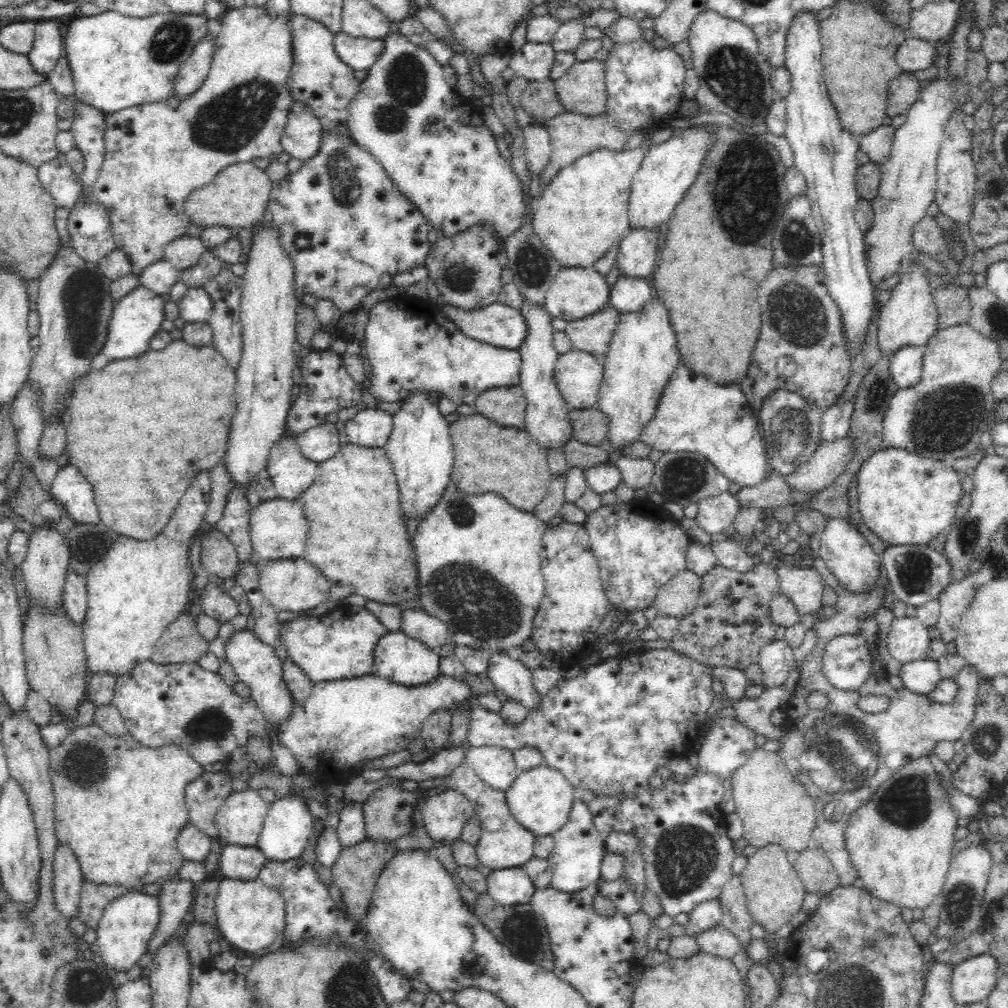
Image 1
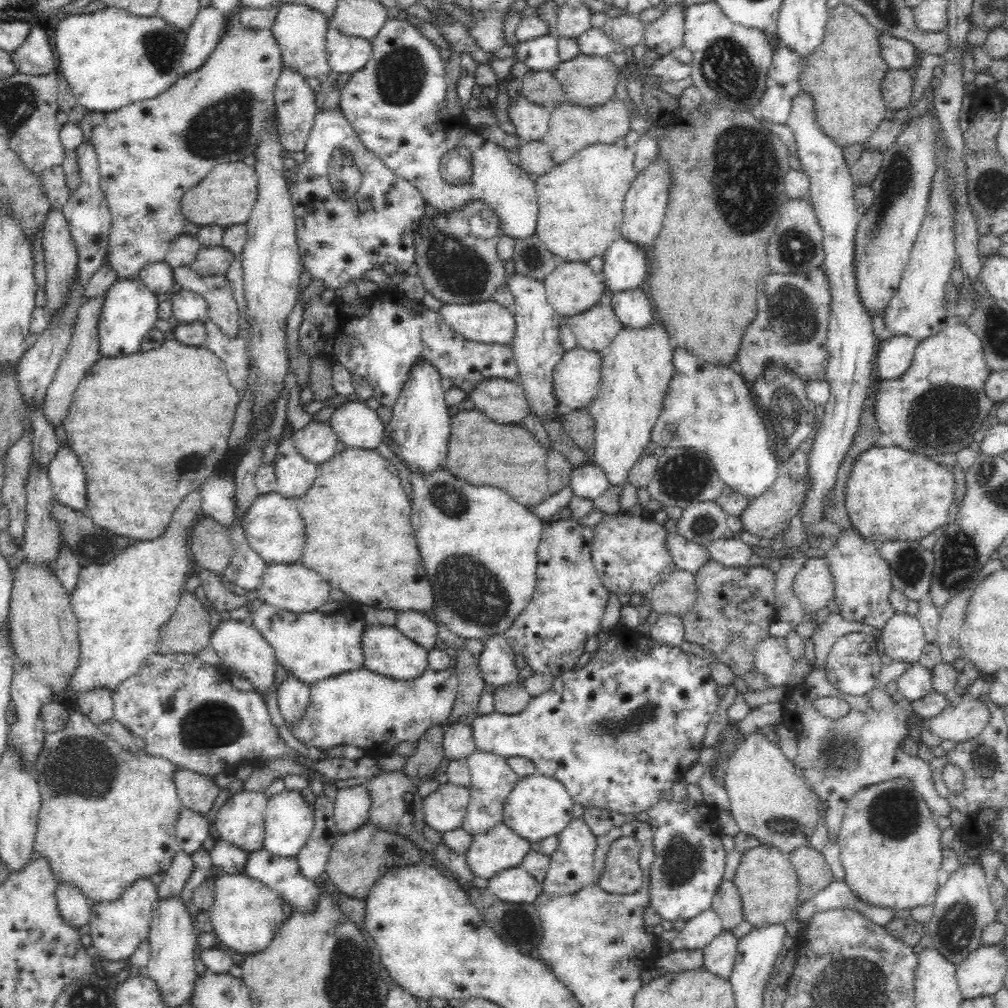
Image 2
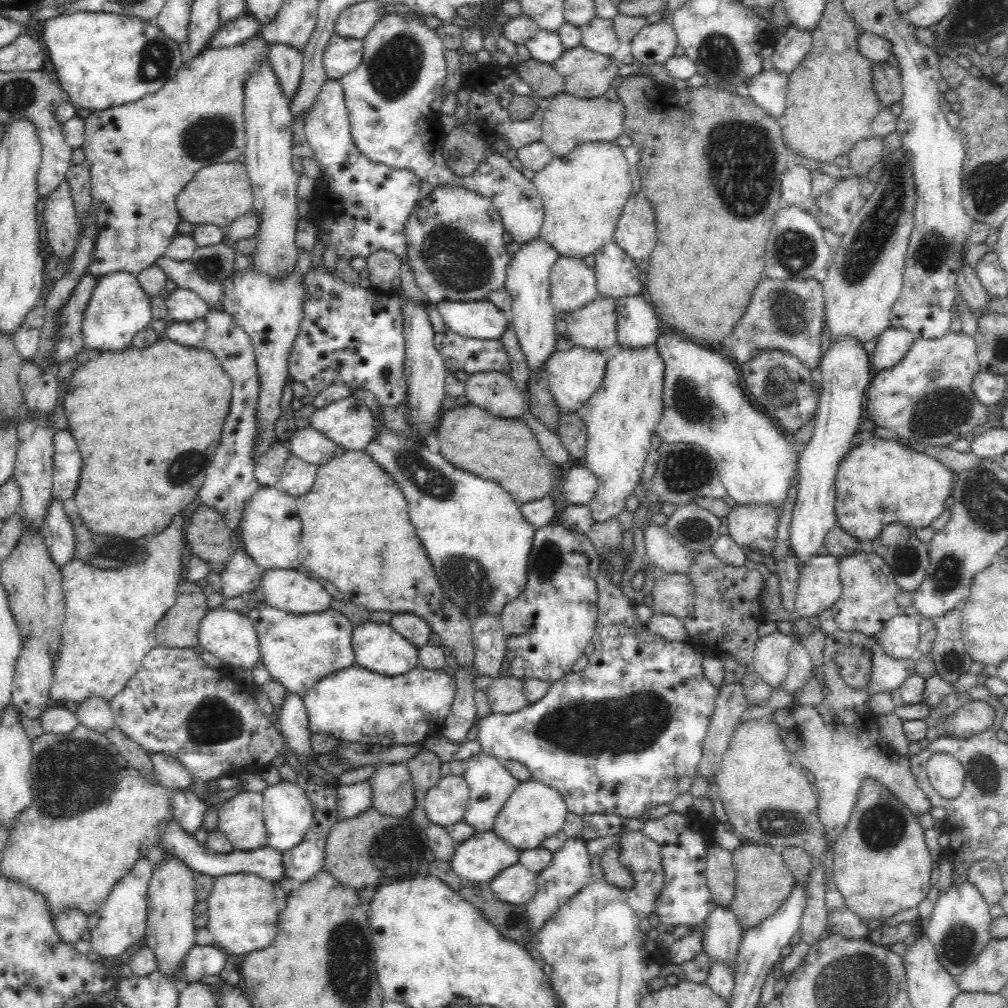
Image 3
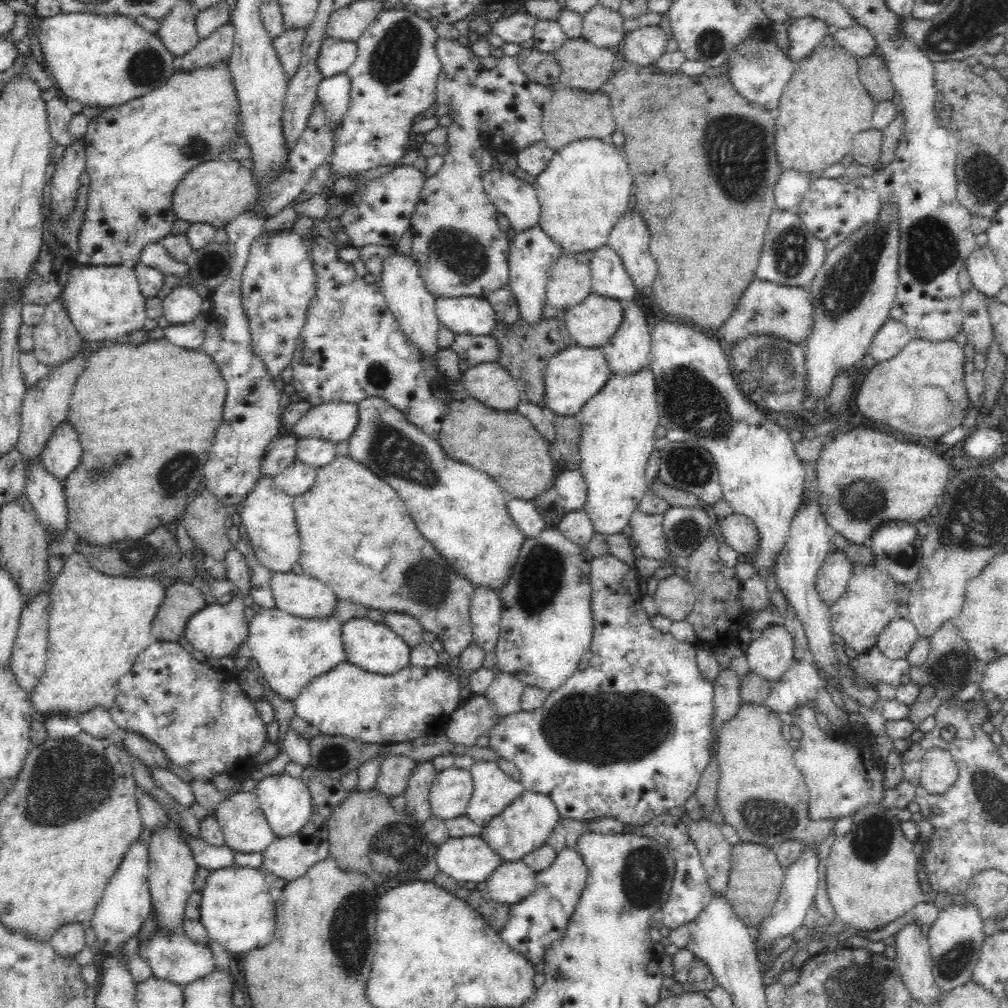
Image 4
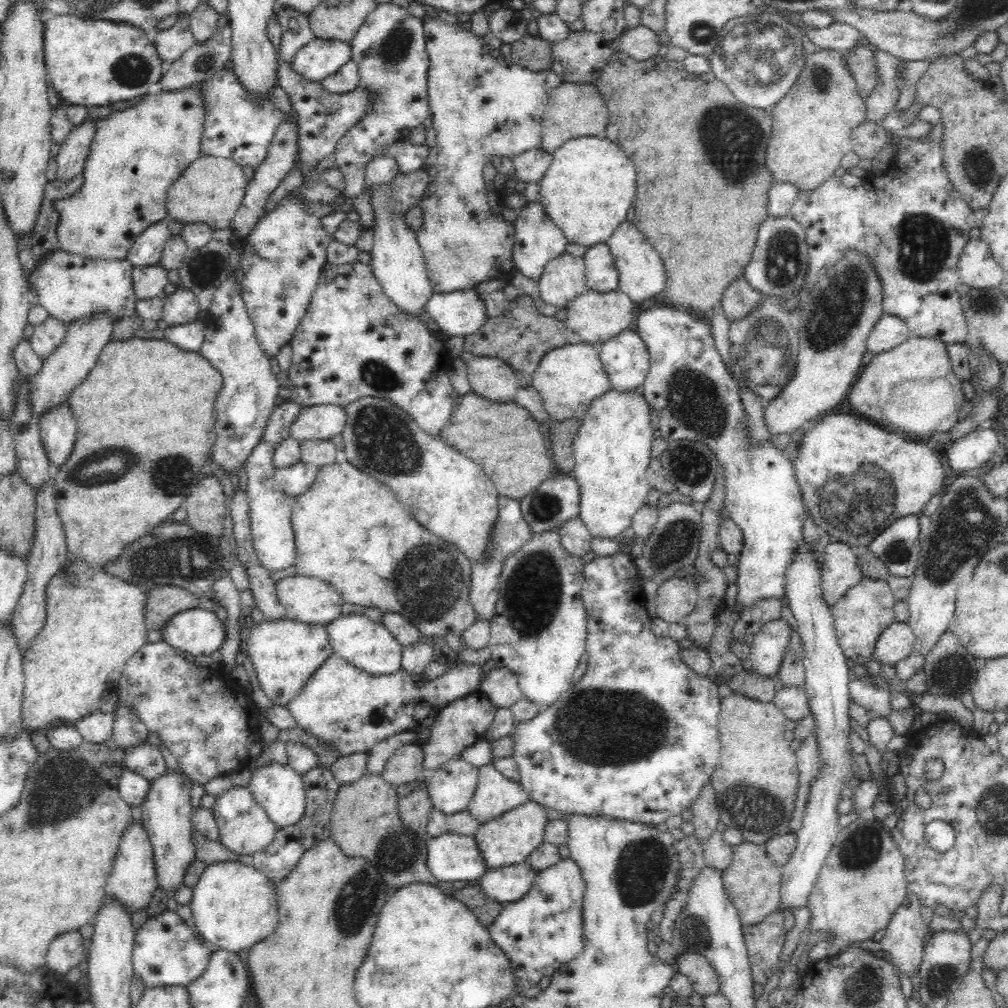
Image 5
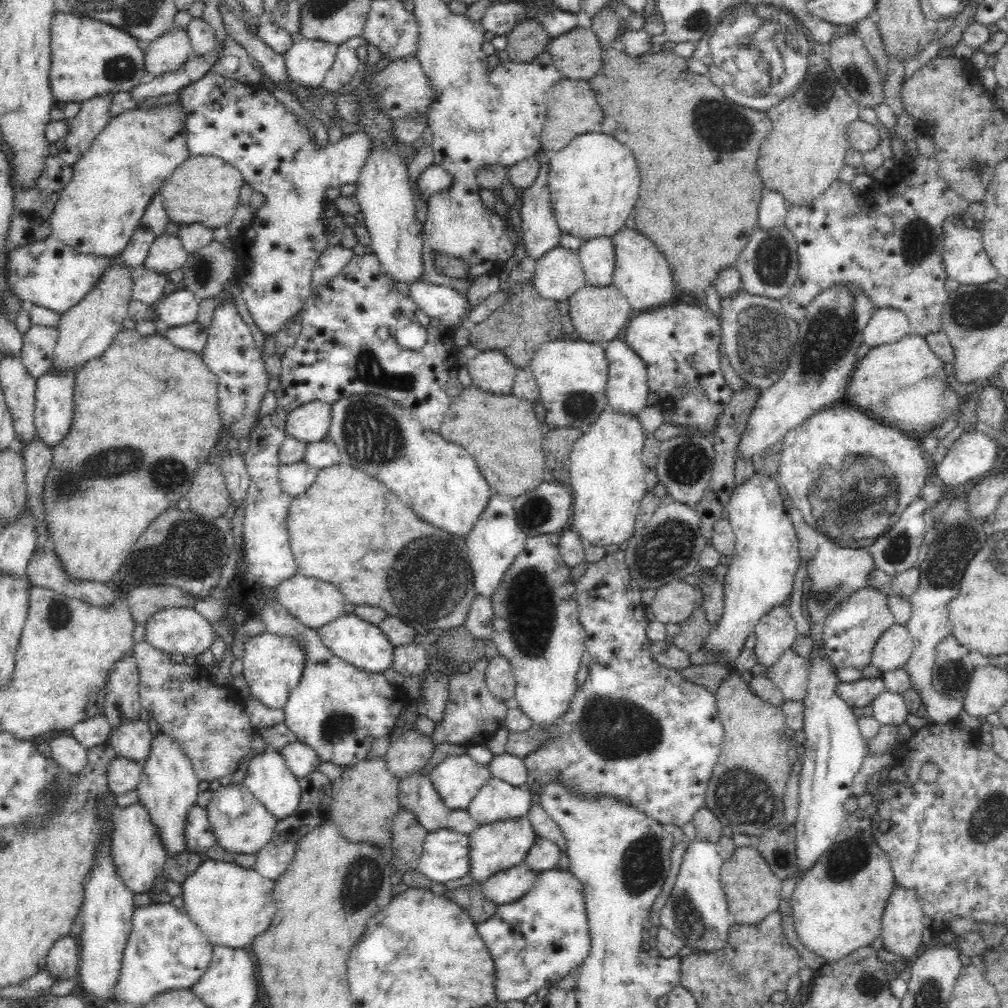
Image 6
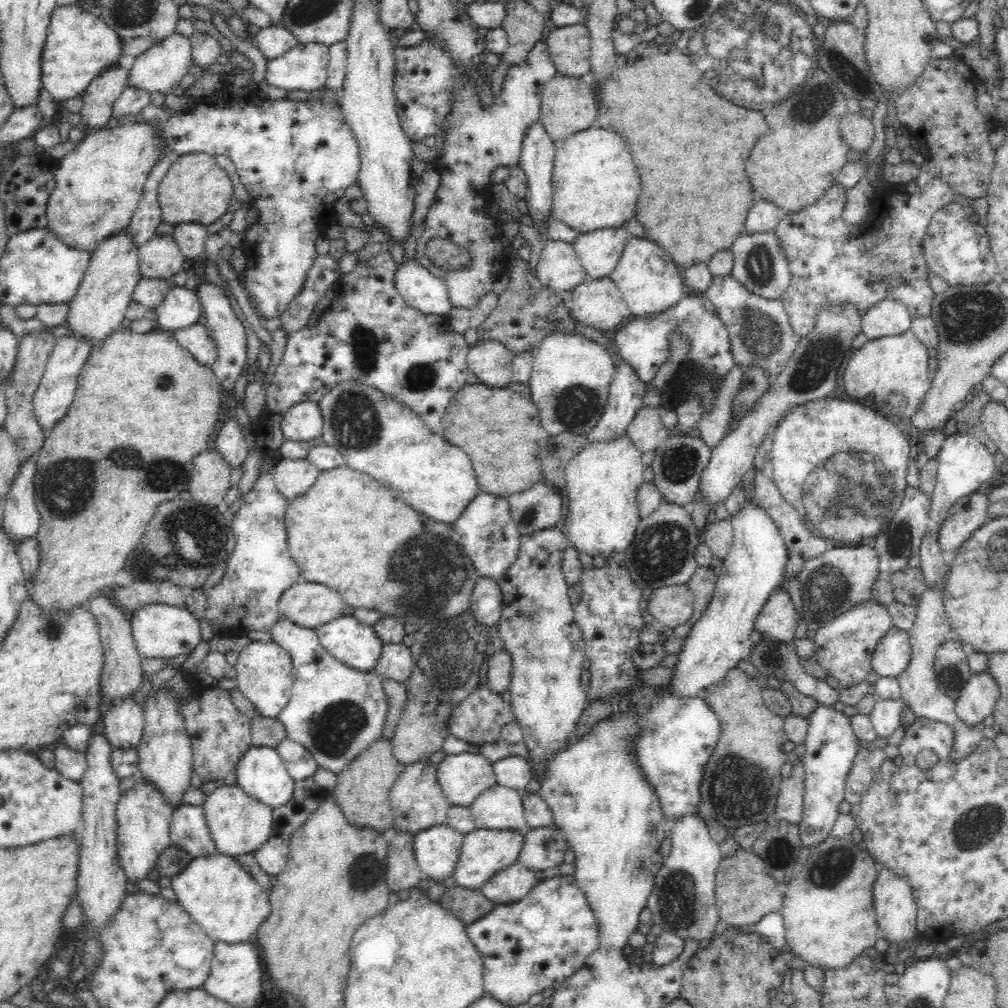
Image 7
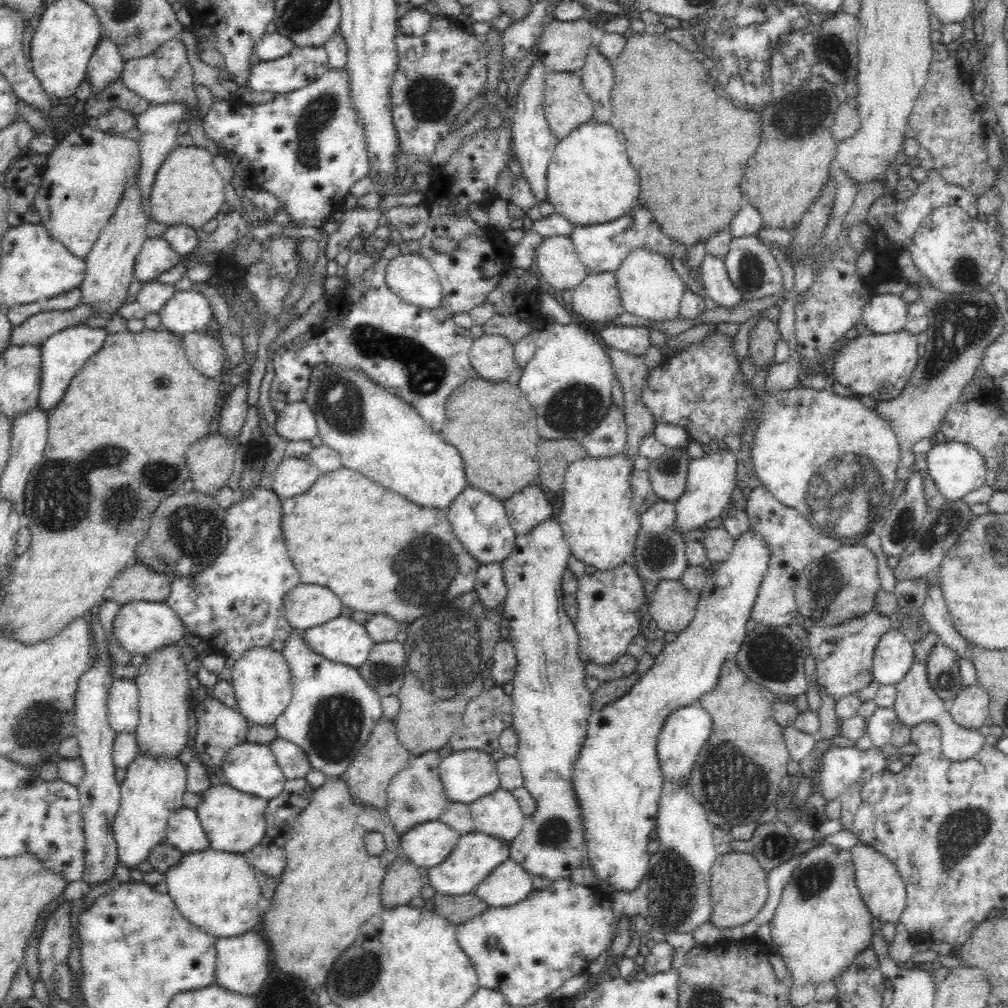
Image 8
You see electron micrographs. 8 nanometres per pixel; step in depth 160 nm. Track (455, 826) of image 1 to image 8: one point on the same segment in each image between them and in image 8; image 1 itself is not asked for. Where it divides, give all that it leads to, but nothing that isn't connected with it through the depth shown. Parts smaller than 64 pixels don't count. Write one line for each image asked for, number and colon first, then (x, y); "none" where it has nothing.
2: (445, 809)
3: (445, 804)
4: (452, 789)
5: (451, 789)
6: (458, 779)
7: (463, 777)
8: (467, 775)

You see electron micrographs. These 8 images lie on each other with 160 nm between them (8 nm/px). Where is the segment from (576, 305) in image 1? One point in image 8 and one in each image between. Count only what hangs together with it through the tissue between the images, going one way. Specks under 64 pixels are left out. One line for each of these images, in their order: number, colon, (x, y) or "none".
2: (572, 288)
3: (572, 284)
4: (569, 281)
5: (563, 279)
6: (558, 274)
7: (559, 268)
8: (557, 262)

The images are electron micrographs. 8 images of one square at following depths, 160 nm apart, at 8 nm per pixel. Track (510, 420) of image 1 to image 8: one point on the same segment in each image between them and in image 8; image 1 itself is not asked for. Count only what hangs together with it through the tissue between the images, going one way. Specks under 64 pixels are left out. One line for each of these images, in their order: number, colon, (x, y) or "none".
2: (502, 400)
3: (497, 392)
4: (489, 382)
5: (489, 376)
6: (491, 370)
7: (490, 360)
8: (492, 356)

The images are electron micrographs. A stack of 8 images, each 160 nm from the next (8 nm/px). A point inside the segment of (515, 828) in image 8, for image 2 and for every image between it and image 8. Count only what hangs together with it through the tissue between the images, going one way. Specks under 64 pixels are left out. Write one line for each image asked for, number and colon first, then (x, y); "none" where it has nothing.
2: (491, 779)
3: (490, 785)
4: (493, 790)
5: (495, 794)
6: (497, 800)
7: (499, 807)

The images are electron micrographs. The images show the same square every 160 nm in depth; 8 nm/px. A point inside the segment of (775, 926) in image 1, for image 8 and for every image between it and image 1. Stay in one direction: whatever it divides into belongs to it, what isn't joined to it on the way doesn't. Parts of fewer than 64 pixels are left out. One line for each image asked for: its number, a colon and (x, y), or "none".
2: (768, 885)
3: (762, 881)
4: (755, 879)
5: (752, 881)
6: (752, 891)
7: (745, 892)
8: (738, 889)

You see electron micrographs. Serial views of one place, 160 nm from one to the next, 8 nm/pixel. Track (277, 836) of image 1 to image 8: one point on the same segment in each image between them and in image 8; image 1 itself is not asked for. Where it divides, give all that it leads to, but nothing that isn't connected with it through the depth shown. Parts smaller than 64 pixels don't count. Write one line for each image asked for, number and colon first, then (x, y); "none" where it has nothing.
2: (289, 821)
3: (287, 811)
4: (286, 802)
5: (279, 789)
6: (268, 779)
7: (261, 773)
8: (249, 767)

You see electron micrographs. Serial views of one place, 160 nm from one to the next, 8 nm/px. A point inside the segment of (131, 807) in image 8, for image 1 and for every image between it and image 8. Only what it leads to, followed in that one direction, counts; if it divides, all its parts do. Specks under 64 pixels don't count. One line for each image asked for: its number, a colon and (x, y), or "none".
1: (126, 925)
2: (117, 928)
3: (121, 921)
4: (126, 902)
5: (132, 881)
6: (138, 853)
7: (143, 814)

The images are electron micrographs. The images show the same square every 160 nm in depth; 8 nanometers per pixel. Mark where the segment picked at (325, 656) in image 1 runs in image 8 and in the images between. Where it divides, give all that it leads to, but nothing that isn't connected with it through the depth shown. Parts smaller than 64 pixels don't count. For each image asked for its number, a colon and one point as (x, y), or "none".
2: (312, 646)
3: (298, 650)
4: (291, 651)
5: (285, 653)
6: (272, 665)
7: (264, 674)
8: (261, 680)

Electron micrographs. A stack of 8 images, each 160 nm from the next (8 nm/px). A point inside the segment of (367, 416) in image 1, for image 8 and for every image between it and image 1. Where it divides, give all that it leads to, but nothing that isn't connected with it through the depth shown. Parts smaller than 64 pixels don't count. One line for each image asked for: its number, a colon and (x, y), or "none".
2: (355, 424)
3: (347, 421)
4: (333, 421)
5: (319, 422)
6: (309, 422)
7: (303, 422)
8: (296, 421)

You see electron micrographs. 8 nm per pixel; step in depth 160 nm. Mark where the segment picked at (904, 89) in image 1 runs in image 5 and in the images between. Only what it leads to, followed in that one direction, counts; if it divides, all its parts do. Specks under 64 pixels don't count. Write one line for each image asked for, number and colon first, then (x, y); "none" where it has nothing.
2: (896, 87)
3: (886, 80)
4: (873, 73)
5: (860, 60)

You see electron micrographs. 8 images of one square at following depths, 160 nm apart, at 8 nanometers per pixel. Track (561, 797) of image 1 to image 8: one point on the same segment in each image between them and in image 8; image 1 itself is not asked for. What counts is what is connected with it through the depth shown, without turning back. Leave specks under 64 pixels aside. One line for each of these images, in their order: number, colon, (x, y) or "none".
2: (538, 806)
3: (535, 811)
4: (525, 825)
5: (506, 840)
6: (499, 845)
7: (484, 852)
8: (475, 855)

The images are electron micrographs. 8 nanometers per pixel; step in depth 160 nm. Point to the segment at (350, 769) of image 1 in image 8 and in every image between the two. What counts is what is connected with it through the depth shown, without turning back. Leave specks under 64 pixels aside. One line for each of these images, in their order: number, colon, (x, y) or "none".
2: (362, 708)
3: (354, 704)
4: (348, 701)
5: (340, 705)
6: (338, 710)
7: (335, 712)
8: (333, 712)

